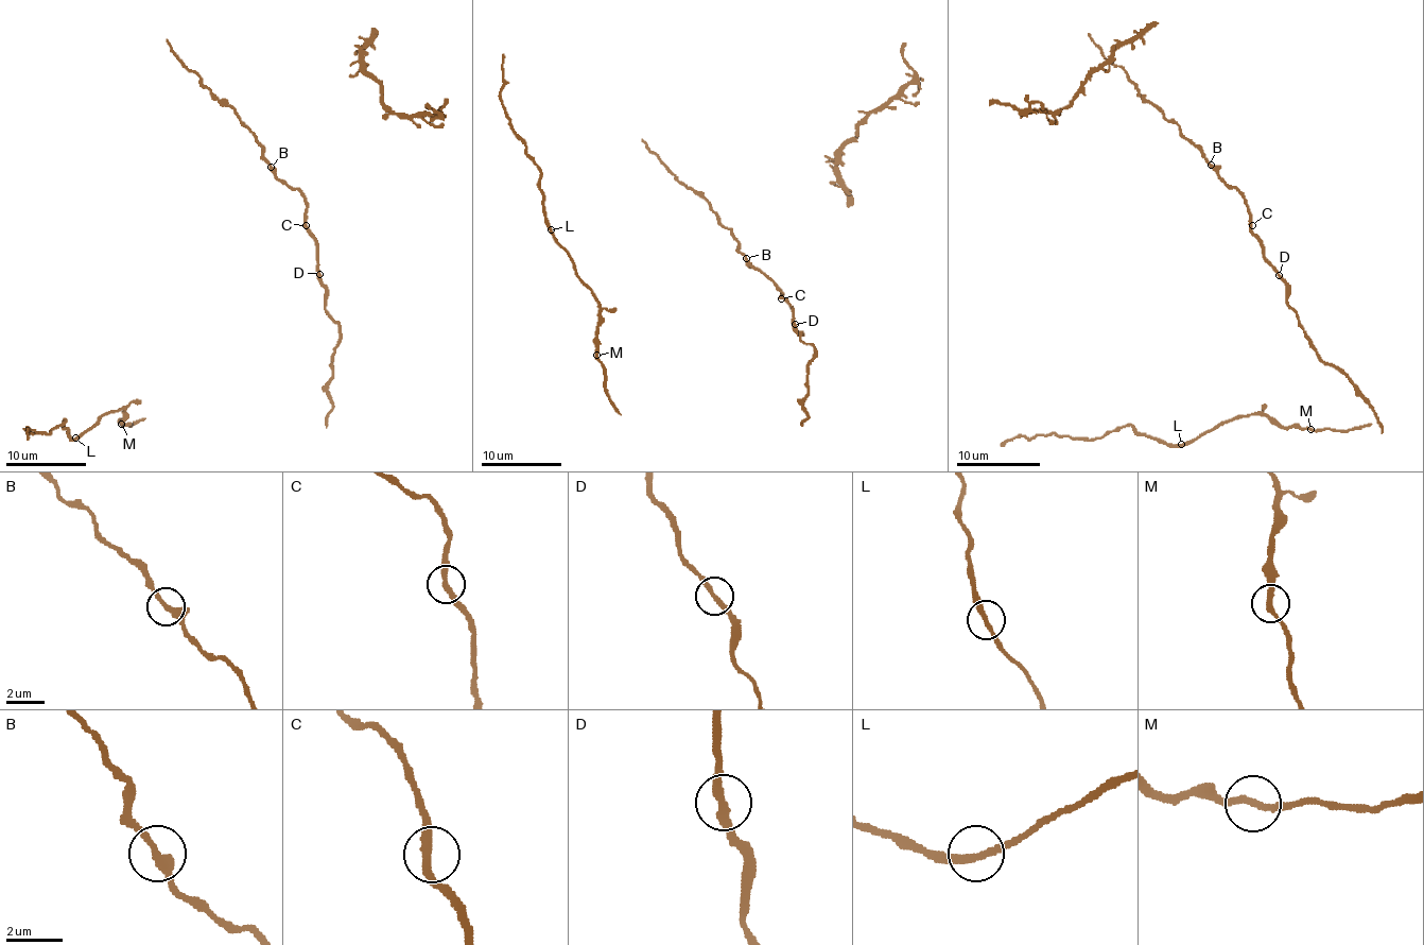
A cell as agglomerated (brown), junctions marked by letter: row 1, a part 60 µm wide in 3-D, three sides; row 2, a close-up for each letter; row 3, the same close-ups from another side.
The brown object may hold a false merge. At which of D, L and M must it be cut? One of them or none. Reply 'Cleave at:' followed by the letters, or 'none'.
Cleave at: none

